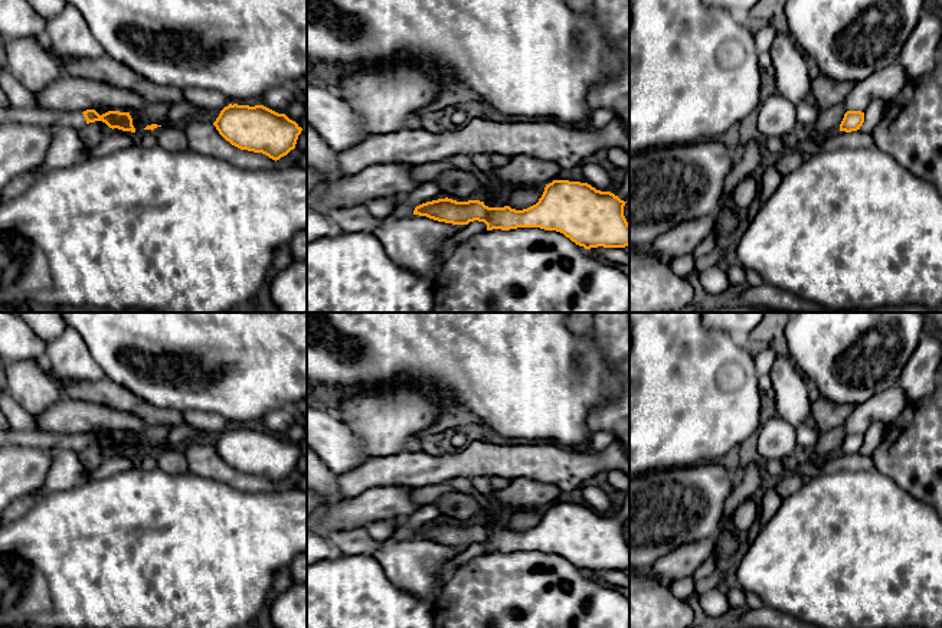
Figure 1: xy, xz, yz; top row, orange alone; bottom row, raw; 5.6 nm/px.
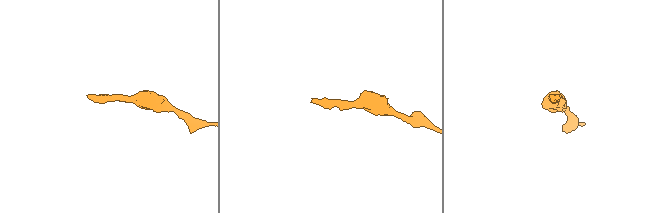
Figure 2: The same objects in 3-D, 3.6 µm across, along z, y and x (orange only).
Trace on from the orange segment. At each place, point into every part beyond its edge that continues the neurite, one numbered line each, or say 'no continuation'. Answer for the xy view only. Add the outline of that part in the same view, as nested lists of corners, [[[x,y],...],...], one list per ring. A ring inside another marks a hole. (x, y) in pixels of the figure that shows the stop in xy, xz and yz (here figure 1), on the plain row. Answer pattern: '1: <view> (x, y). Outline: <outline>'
1: xy (9, 437). Outline: [[[0,429],[0,447],[22,445],[49,449],[50,447],[81,451],[86,447],[82,435],[49,434],[39,431]]]

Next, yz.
no continuation

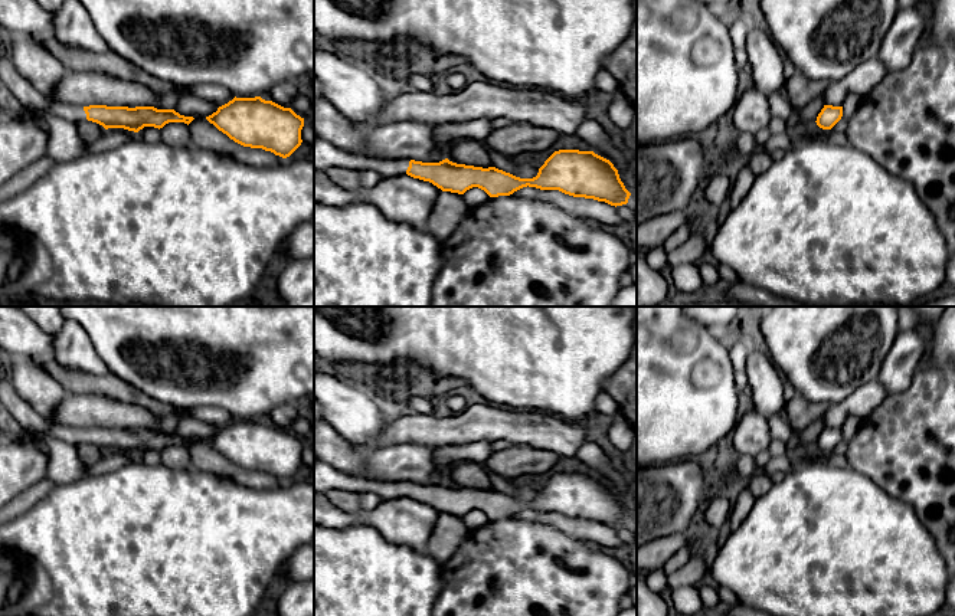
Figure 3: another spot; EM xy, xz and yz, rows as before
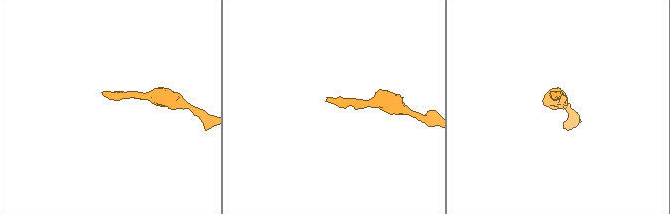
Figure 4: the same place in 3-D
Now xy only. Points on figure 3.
1: xy (72, 435). Outline: [[[52,425],[52,427],[48,432],[37,432],[37,430],[26,429],[24,436],[27,439],[42,439],[42,440],[46,440],[49,436],[55,436],[60,440],[65,440],[73,445],[86,442],[84,429],[68,427],[68,426],[60,426],[60,425]]]

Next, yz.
no continuation

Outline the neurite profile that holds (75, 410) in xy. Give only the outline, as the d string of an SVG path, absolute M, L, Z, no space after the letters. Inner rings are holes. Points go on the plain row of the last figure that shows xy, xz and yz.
M66 393L63 400L48 417L52 425L76 429L154 429L158 416L147 409L118 402L105 396Z

